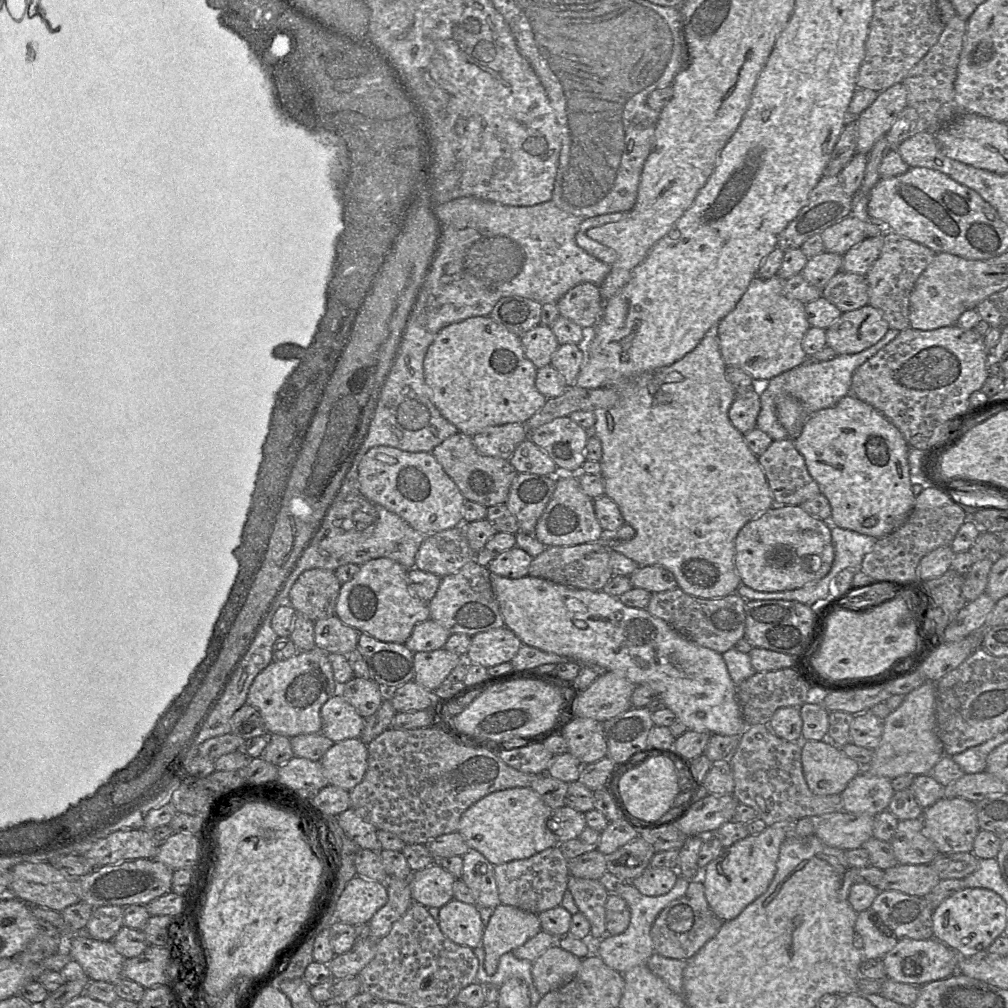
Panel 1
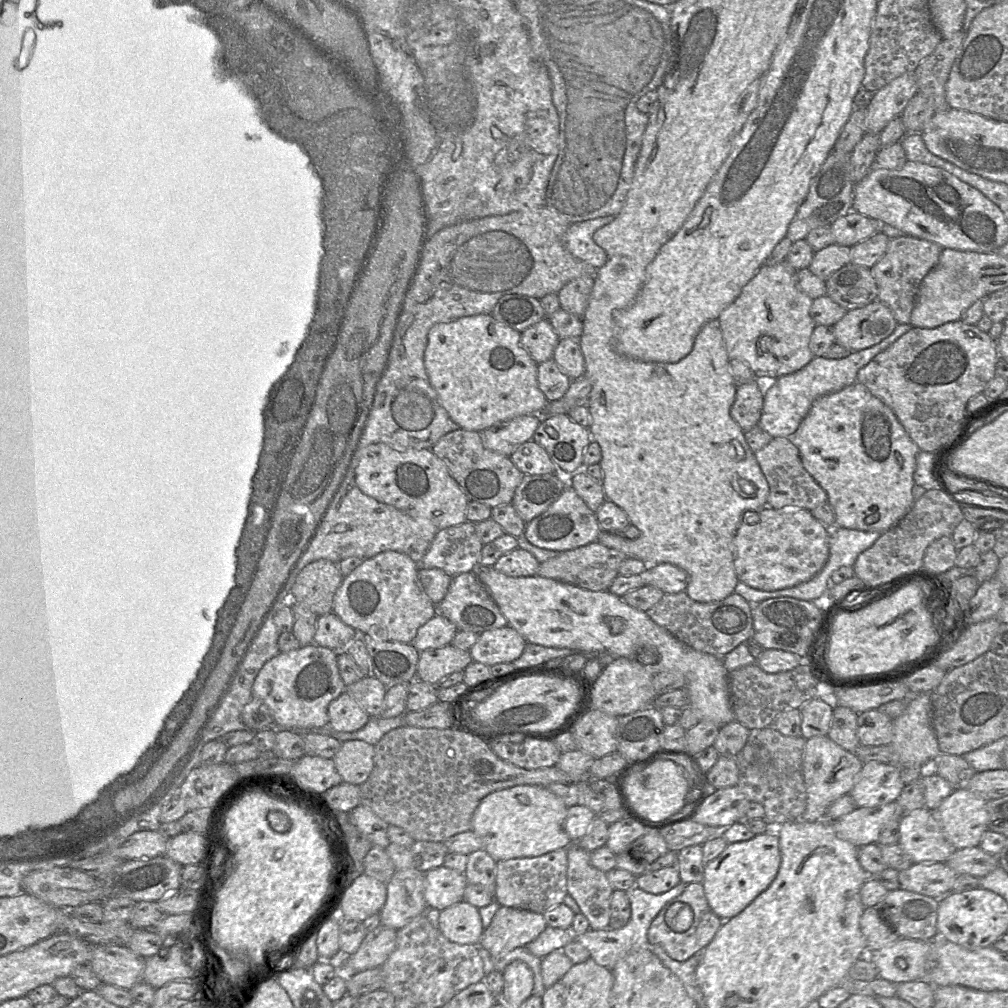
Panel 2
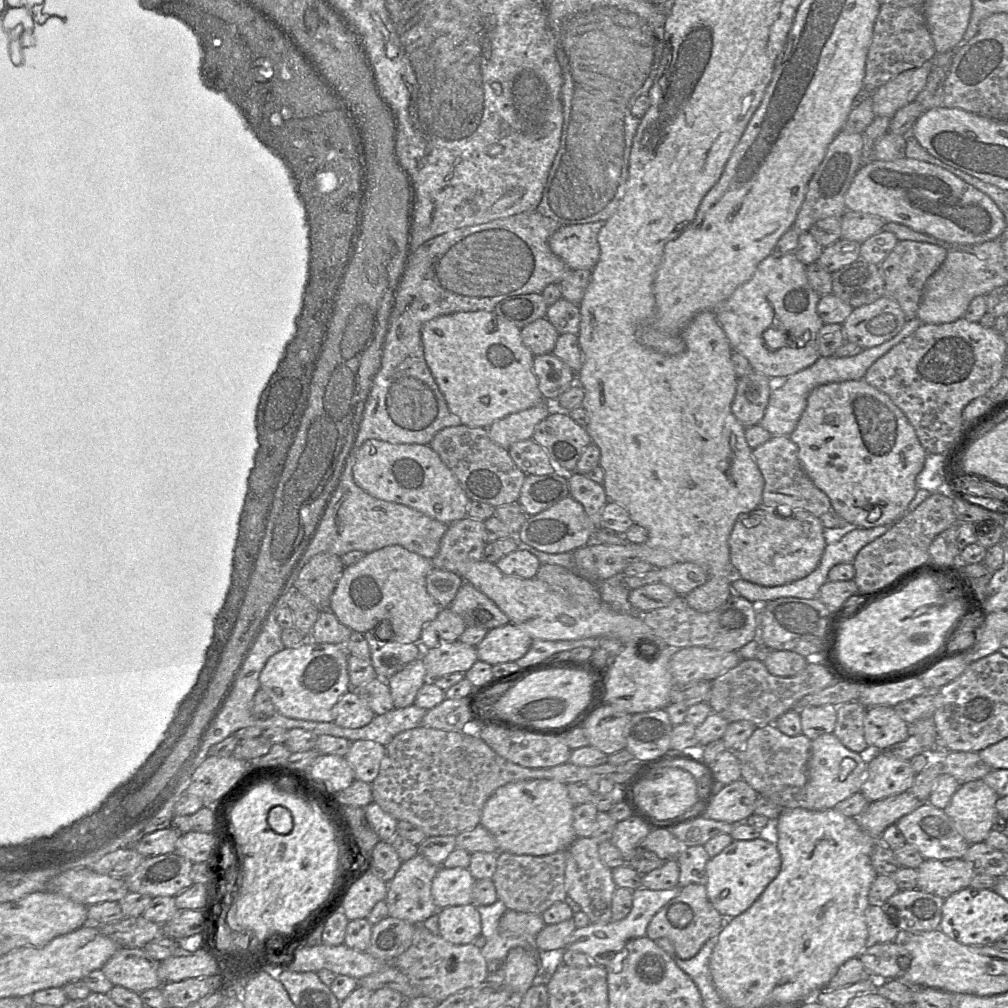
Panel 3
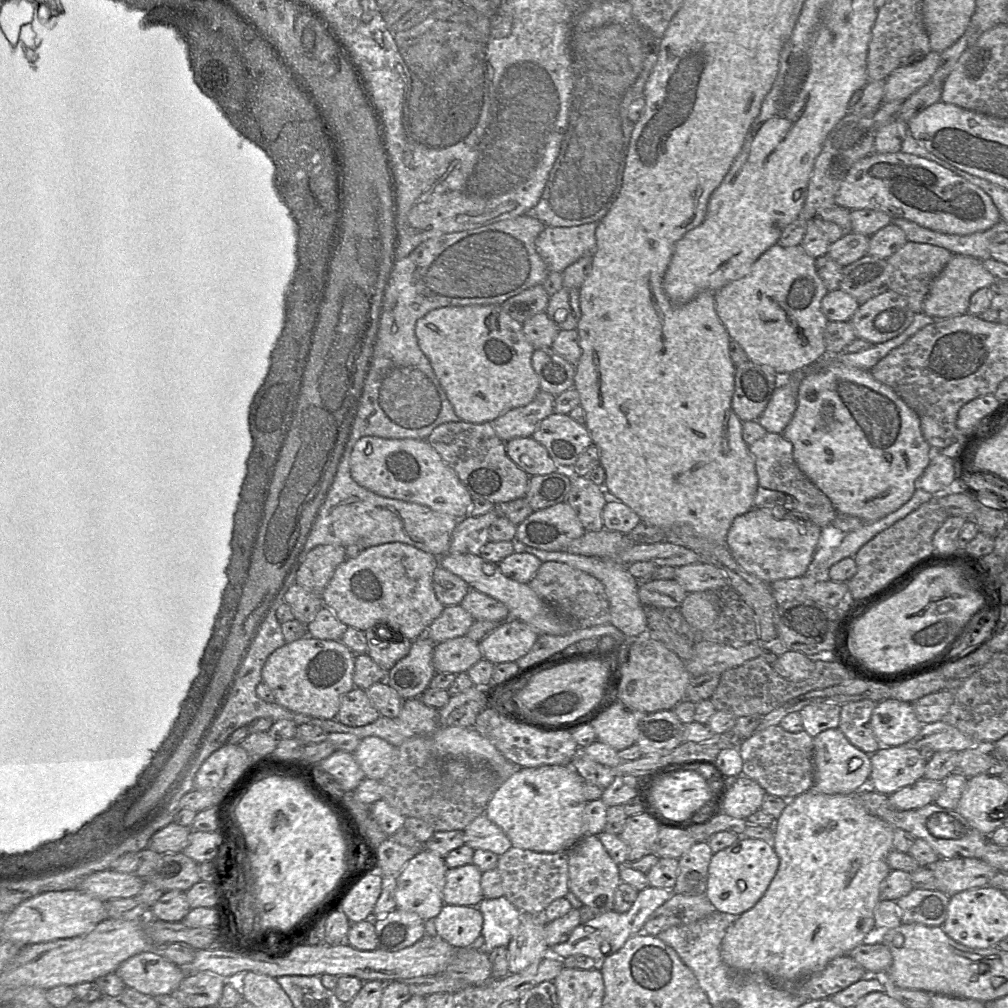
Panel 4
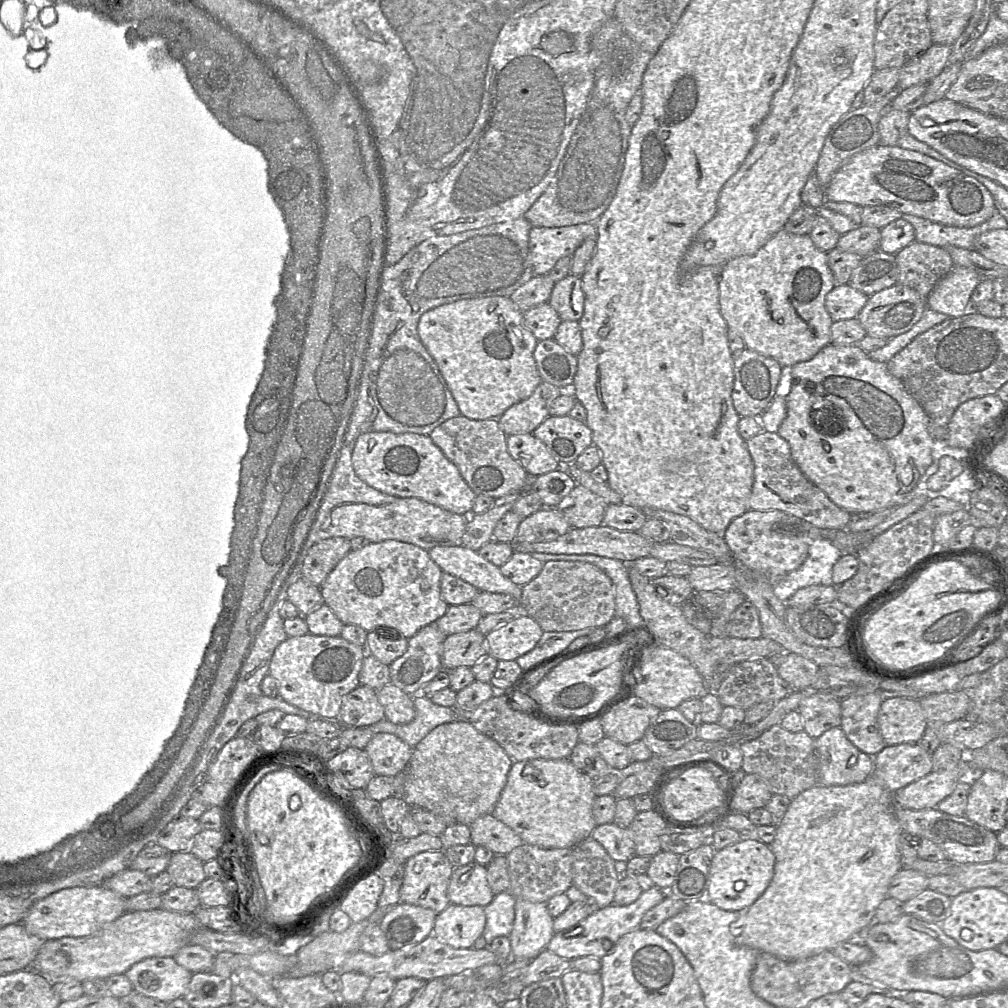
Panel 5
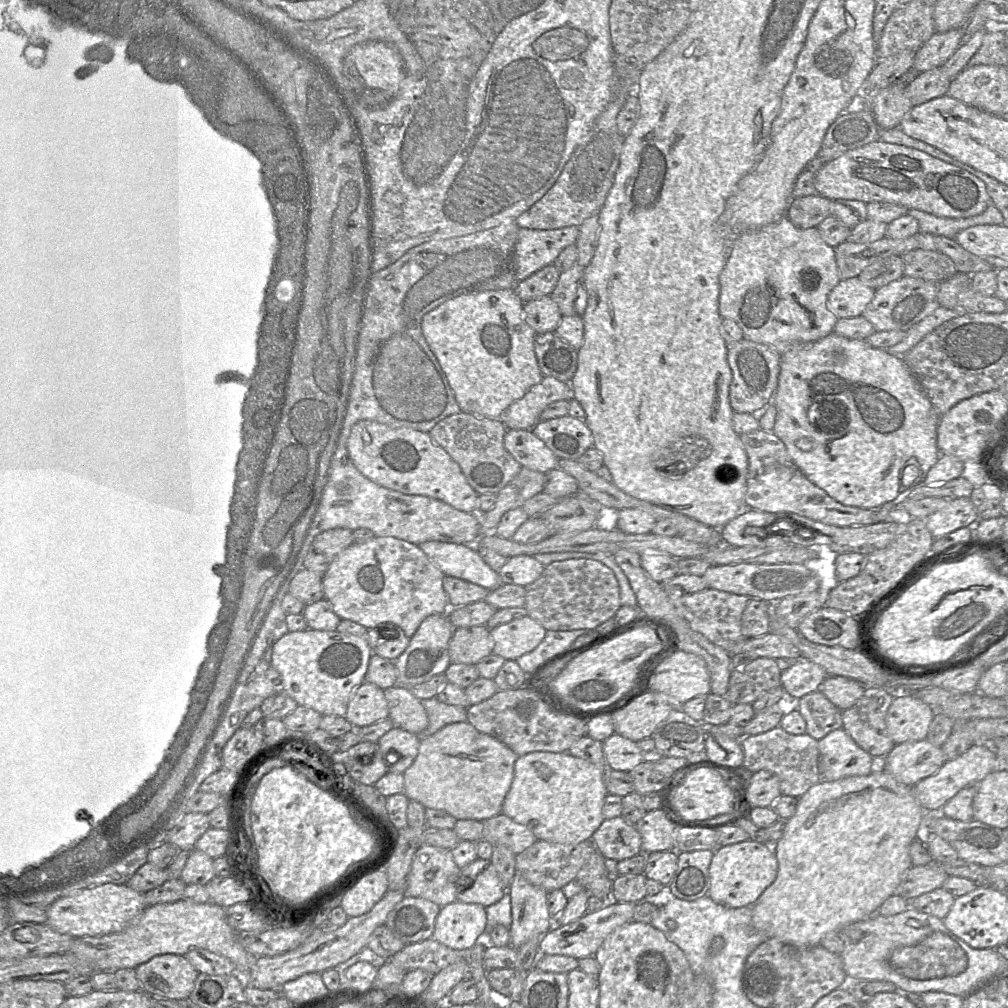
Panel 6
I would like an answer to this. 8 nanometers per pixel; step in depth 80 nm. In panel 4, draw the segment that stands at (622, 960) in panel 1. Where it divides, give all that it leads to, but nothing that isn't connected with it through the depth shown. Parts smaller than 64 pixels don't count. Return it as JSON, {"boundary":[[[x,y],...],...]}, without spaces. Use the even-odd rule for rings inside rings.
{"boundary":[[[648,886],[638,892],[638,896],[626,913],[618,913],[614,910],[598,915],[585,924],[577,926],[570,934],[568,940],[550,948],[550,954],[565,959],[569,956],[582,955],[590,957],[597,964],[620,950],[626,941],[634,935],[643,933],[643,926],[648,917],[675,893],[672,888],[656,888]]]}

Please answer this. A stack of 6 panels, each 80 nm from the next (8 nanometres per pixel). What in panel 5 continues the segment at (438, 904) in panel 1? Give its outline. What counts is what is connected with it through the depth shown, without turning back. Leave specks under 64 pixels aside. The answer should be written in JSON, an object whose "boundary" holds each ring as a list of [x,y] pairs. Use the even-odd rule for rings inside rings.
{"boundary":[[[476,862],[455,867],[447,889],[450,903],[462,906],[489,905],[495,894],[487,880],[487,866]]]}

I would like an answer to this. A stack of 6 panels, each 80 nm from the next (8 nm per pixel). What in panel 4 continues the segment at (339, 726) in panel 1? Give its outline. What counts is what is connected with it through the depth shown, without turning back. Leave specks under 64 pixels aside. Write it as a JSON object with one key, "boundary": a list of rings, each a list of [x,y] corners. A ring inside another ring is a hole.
{"boundary":[[[354,687],[341,697],[339,711],[335,720],[340,723],[361,727],[373,723],[380,717],[364,689]]]}

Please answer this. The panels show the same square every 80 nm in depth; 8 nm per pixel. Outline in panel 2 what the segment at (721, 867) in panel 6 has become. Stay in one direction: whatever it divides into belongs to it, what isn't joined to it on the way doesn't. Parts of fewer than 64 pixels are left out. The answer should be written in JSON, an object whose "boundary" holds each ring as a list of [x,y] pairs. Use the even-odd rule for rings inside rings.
{"boundary":[[[776,829],[755,834],[747,841],[729,843],[721,854],[705,864],[703,888],[711,910],[722,920],[743,911],[775,879],[781,863]]]}

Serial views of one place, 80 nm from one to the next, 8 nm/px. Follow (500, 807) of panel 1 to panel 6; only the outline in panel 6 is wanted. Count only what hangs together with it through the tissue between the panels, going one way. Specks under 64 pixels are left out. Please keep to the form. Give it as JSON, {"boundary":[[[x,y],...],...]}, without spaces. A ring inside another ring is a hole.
{"boundary":[[[536,751],[519,756],[514,765],[510,790],[504,799],[502,814],[528,827],[538,840],[561,844],[578,844],[589,840],[605,820],[602,812],[604,799],[608,795],[604,782],[605,770],[568,752]]]}

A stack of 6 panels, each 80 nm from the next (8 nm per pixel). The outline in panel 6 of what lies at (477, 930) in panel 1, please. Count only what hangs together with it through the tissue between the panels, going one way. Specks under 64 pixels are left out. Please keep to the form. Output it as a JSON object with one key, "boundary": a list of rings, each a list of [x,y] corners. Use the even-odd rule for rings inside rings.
{"boundary":[[[455,901],[441,907],[432,938],[451,949],[470,949],[485,940],[486,924],[484,906]]]}

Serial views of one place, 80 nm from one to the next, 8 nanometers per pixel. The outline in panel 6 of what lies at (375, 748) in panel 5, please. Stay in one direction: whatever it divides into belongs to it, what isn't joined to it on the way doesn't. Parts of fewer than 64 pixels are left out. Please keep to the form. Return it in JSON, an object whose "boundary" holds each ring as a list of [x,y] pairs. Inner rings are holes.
{"boundary":[[[393,727],[377,741],[381,756],[385,761],[385,756],[390,751],[395,751],[400,758],[396,764],[388,767],[392,773],[404,773],[418,755],[420,746],[419,736],[399,727]]]}

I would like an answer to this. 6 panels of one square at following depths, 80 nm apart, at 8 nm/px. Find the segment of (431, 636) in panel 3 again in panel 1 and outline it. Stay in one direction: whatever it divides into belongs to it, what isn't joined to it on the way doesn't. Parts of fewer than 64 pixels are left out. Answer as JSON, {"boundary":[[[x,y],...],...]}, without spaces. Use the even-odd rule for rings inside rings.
{"boundary":[[[432,619],[417,624],[404,643],[409,650],[428,652],[444,648],[451,633]]]}

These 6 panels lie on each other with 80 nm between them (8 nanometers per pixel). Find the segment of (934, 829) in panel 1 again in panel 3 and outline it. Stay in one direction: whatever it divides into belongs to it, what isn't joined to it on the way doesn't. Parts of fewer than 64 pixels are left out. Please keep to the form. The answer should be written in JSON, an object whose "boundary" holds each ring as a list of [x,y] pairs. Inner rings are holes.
{"boundary":[[[982,779],[961,785],[953,795],[950,803],[944,809],[952,820],[956,830],[969,844],[985,841],[996,822],[996,802],[1000,796]]]}

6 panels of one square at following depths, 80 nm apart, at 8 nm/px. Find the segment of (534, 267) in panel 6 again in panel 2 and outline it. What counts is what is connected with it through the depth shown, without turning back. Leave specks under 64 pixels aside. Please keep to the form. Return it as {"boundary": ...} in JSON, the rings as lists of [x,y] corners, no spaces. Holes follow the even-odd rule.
{"boundary":[[[610,215],[570,224],[563,236],[563,244],[567,251],[594,268],[599,269],[604,266],[607,254],[595,243],[593,235],[595,231],[612,222],[615,216]]]}

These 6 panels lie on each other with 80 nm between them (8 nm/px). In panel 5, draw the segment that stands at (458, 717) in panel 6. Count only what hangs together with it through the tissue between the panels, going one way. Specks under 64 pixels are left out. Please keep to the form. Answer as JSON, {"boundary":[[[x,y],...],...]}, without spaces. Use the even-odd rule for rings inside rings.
{"boundary":[[[411,695],[415,707],[415,717],[407,724],[393,724],[386,718],[372,724],[369,728],[374,734],[389,733],[397,736],[414,748],[437,726],[458,719],[453,707],[437,705],[424,695]]]}

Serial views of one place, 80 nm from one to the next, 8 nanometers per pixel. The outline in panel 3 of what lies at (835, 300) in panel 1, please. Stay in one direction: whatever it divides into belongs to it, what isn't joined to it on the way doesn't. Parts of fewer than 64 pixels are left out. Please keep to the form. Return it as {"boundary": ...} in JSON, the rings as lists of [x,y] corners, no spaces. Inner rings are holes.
{"boundary":[[[858,259],[831,275],[832,294],[853,308],[870,304],[885,295],[885,282],[879,265]]]}

